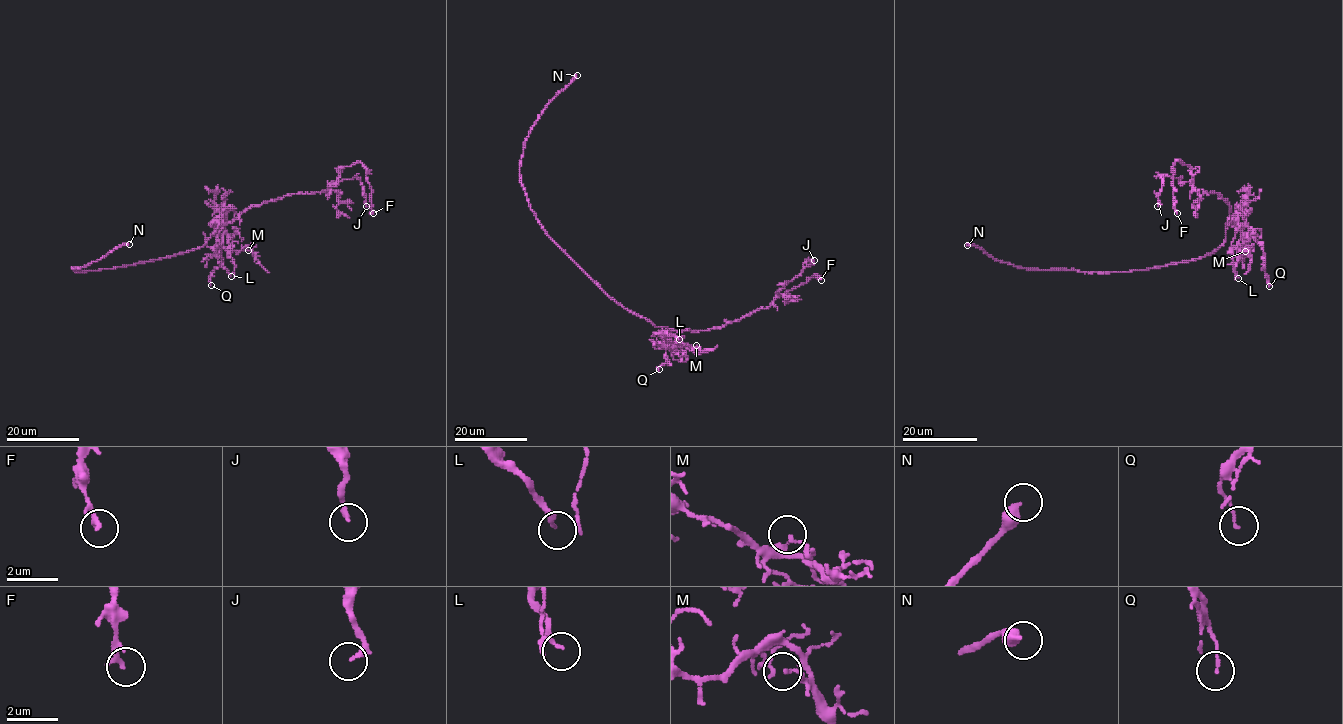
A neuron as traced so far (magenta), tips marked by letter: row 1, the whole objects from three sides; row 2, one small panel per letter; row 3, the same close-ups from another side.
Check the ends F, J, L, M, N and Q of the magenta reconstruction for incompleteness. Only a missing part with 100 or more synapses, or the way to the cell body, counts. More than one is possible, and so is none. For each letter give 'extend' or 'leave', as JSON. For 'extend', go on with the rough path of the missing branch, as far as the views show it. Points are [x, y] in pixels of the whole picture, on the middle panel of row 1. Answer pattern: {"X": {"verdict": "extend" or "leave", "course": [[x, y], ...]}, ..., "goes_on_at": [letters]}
{"F": {"verdict": "leave"}, "J": {"verdict": "leave"}, "L": {"verdict": "leave"}, "M": {"verdict": "leave"}, "N": {"verdict": "extend"}, "Q": {"verdict": "leave"}, "goes_on_at": ["N"]}

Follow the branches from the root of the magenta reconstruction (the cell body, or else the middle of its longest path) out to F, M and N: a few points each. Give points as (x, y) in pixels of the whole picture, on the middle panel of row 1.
F: (625, 308), (657, 327), (679, 331), (710, 330), (767, 308), (780, 295), (812, 276), (818, 275), (821, 280)
M: (625, 308), (657, 327), (664, 327), (673, 348), (670, 349), (679, 342), (700, 349), (696, 345)
N: (625, 308), (612, 300), (547, 234), (531, 208), (521, 181), (524, 142), (545, 107), (577, 75)

